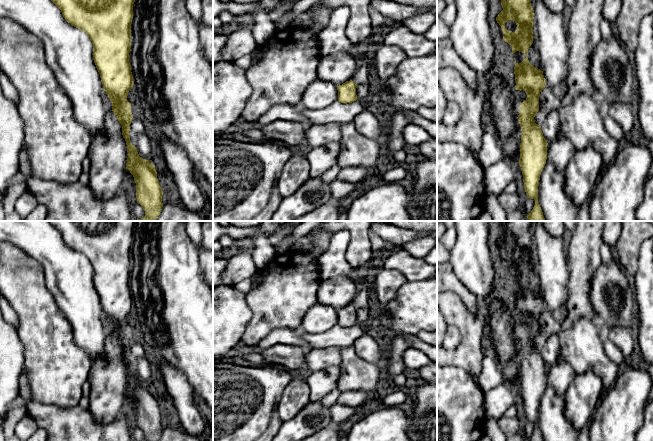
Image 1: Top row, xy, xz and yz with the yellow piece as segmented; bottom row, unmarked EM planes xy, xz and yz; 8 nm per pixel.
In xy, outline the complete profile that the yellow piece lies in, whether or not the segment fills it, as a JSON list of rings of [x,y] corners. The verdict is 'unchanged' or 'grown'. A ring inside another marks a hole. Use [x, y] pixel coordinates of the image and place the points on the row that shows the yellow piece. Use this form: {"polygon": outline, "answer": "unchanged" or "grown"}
{"polygon": [[[135,0],[51,1],[61,10],[65,20],[84,31],[93,43],[93,60],[103,90],[112,101],[112,111],[122,125],[128,152],[126,169],[134,177],[137,203],[146,214],[136,221],[156,221],[163,207],[163,191],[155,166],[139,156],[129,135],[133,114],[127,95],[134,85],[129,53]]], "answer": "unchanged"}

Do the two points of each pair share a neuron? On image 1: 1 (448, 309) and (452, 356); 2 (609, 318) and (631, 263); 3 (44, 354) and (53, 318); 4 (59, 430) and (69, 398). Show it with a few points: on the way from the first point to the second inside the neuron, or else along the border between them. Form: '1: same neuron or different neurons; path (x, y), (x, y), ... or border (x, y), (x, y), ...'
1: same neuron; path (460, 321), (465, 326), (464, 346)
2: different neurons; border (613, 253), (624, 271), (632, 278)
3: same neuron; path (47, 345), (47, 327)
4: different neurons; border (43, 403), (62, 407), (78, 405)

